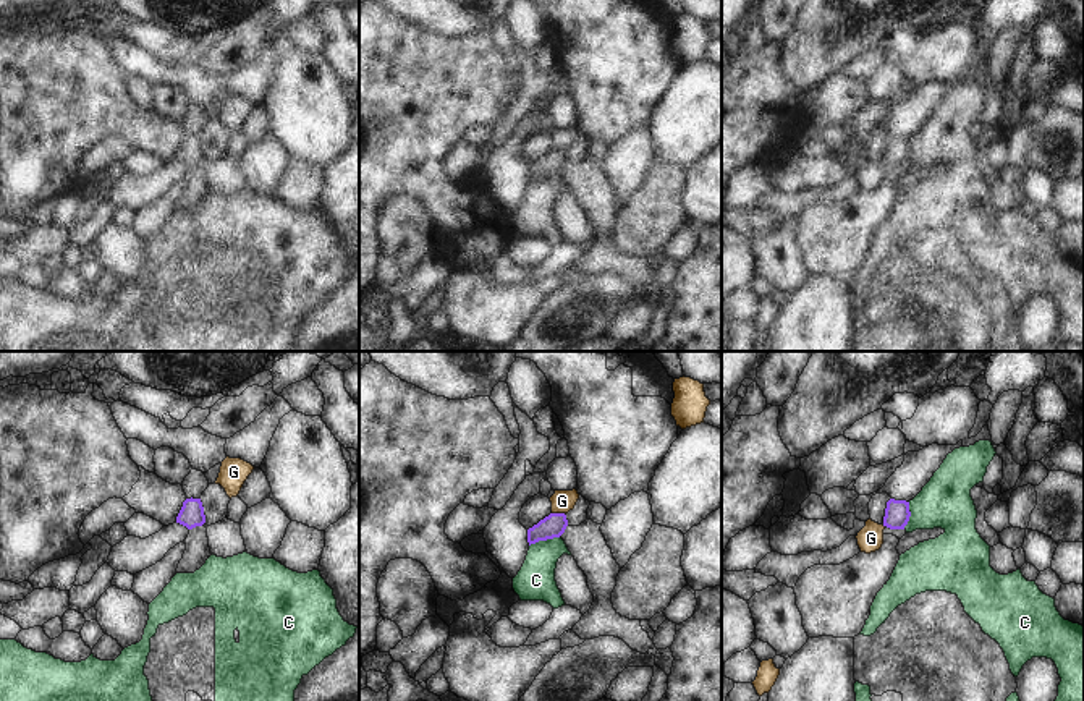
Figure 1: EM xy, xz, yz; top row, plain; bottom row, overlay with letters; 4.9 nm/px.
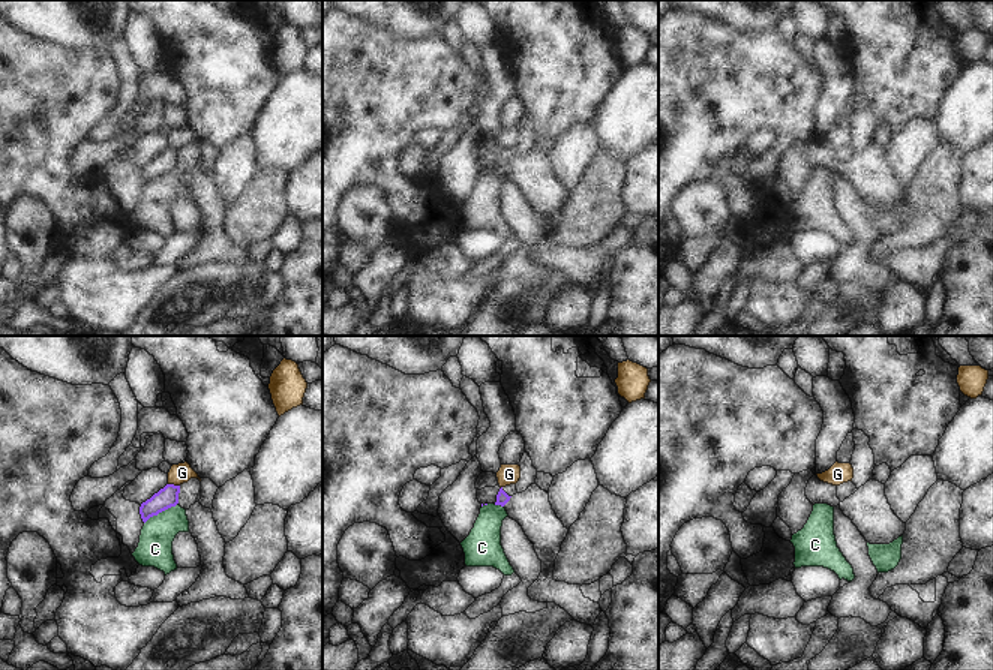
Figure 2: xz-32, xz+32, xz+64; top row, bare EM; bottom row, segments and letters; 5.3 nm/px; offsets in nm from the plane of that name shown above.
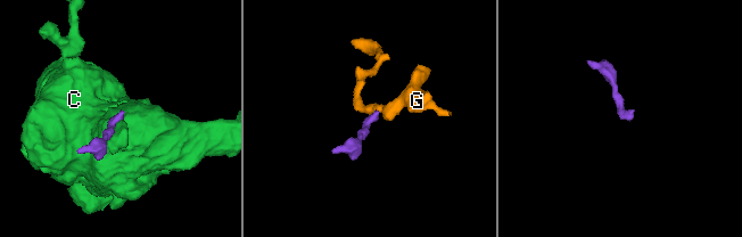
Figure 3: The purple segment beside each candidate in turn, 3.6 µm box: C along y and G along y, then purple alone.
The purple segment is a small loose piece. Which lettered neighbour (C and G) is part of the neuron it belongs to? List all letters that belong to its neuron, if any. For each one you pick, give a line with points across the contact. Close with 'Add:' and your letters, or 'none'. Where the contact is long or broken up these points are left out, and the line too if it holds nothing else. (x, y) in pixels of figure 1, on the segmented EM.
Add: none

